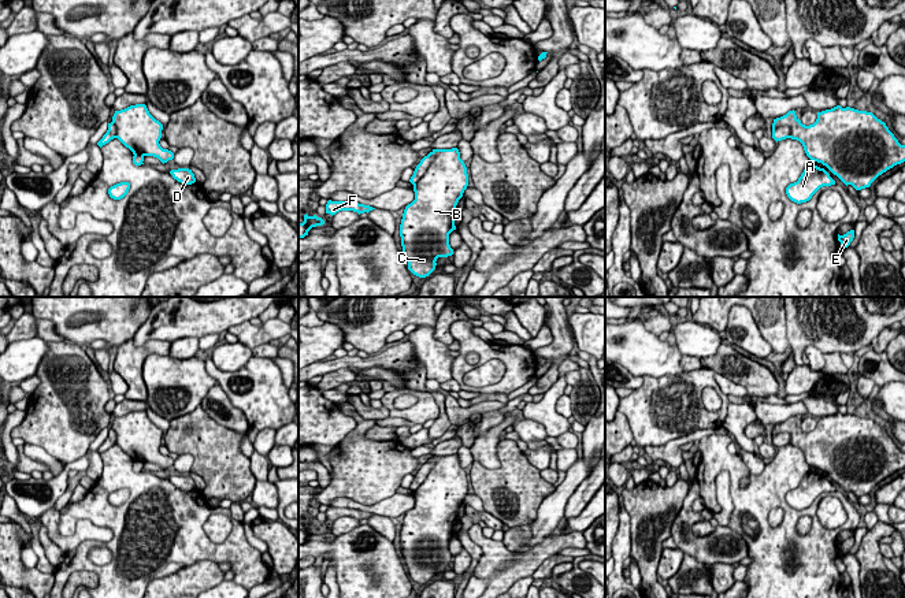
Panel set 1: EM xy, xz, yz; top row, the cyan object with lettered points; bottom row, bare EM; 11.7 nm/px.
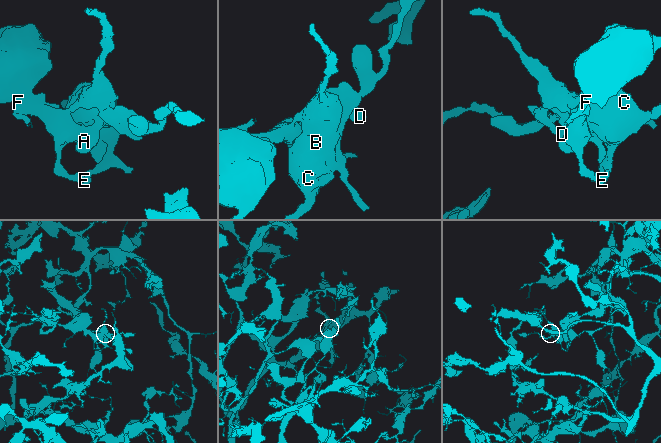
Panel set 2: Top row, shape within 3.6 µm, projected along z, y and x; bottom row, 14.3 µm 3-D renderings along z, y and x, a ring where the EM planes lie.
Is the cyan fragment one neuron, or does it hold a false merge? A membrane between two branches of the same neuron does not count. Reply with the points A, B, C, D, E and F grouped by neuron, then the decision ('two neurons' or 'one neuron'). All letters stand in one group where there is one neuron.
A B C D E F; one neuron

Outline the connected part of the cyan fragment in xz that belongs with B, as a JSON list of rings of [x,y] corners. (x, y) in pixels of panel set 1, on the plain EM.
[[[457,454],[433,456],[416,472],[409,489],[415,506],[404,516],[400,543],[408,576],[429,583],[438,564],[453,561],[449,541],[456,536],[456,512],[468,493],[468,480]]]

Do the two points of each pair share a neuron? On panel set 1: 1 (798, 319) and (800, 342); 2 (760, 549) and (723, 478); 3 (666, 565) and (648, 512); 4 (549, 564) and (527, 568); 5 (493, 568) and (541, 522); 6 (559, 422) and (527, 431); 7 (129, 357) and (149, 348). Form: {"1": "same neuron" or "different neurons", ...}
{"1": "same neuron", "2": "different neurons", "3": "different neurons", "4": "different neurons", "5": "different neurons", "6": "different neurons", "7": "same neuron"}

